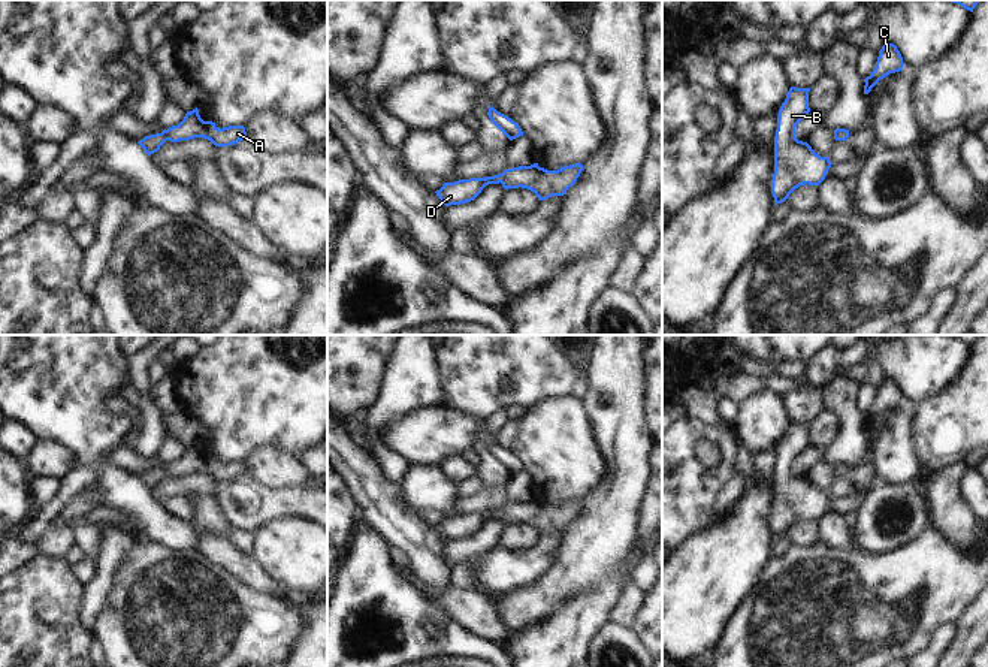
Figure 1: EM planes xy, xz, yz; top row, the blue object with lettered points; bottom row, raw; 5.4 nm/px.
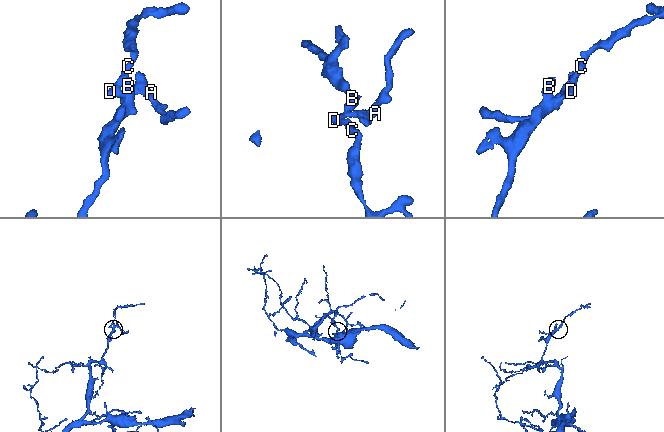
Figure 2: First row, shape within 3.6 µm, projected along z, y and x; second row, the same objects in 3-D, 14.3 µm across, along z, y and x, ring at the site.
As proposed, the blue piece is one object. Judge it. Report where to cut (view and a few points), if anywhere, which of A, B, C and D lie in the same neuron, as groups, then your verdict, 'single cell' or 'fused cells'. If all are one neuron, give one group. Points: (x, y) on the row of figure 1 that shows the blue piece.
no cut; A B C D; single cell

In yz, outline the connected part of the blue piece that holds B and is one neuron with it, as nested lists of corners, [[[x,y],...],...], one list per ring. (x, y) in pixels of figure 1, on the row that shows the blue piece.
[[[791,87],[779,109],[774,136],[774,173],[771,193],[774,203],[785,202],[800,185],[819,185],[831,162],[816,154],[807,142],[795,138],[795,126],[810,112],[810,88]]]

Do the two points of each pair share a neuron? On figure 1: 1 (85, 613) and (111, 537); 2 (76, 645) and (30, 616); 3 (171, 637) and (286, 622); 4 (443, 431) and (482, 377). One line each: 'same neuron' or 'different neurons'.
1: same neuron
2: same neuron
3: same neuron
4: different neurons

